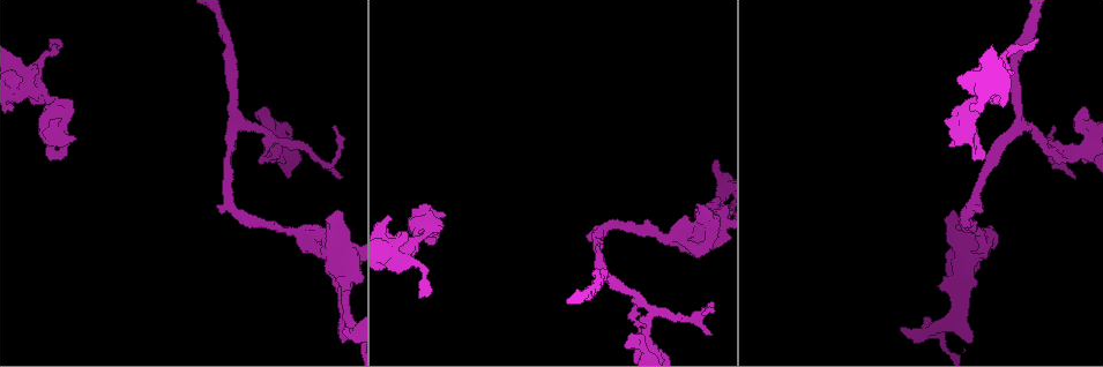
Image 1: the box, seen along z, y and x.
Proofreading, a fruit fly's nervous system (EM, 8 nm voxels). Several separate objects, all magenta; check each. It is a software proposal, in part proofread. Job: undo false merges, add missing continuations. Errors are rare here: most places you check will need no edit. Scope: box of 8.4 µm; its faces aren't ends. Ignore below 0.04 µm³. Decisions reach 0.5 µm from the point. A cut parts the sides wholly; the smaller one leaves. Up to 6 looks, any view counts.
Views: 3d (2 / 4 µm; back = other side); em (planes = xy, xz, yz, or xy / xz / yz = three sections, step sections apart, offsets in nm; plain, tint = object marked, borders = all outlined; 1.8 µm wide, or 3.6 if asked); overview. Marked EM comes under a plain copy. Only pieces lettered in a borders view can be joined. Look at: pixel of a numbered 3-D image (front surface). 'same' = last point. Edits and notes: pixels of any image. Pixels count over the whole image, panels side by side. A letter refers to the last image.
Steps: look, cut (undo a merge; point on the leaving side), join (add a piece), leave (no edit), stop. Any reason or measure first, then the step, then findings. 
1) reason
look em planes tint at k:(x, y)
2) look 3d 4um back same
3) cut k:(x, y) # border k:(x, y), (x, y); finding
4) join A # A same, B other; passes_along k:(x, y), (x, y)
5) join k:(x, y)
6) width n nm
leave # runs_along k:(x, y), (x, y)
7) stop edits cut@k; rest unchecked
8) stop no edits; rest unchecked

four-way junction
look em planes borders at 1:(1085, 149)

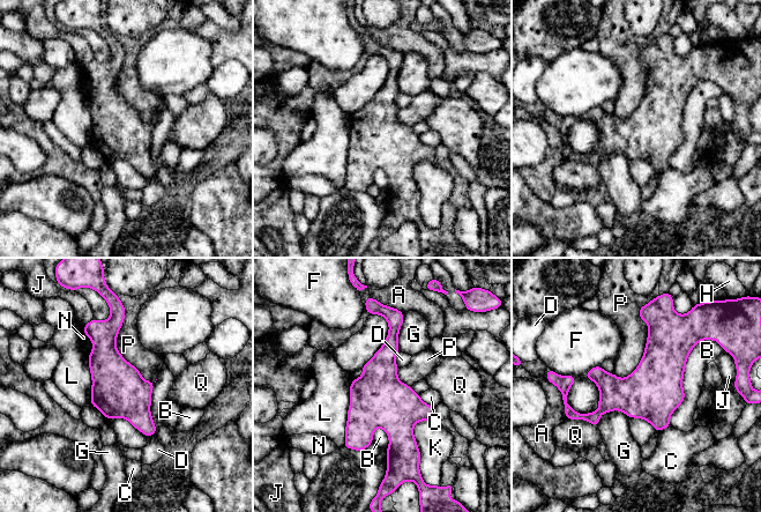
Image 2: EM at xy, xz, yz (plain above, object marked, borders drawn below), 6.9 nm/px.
longest_contact B 650 nm
leave # A other, B other, C other, D other, F other, G other, H other, J other, K other, L other, N other, P other, Q other; border 2:(124, 308), (116, 348), (154, 383); continuous, no second cell

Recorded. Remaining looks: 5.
abrupt turn
look 3d 2um at 1:(45, 109)

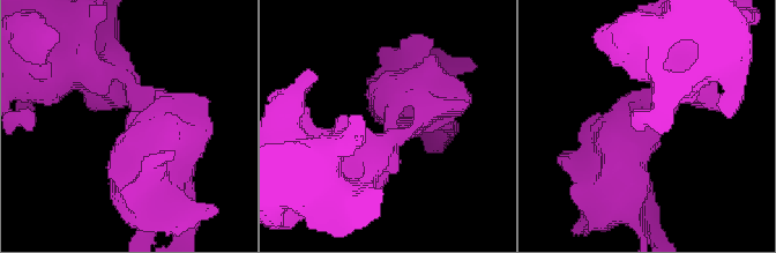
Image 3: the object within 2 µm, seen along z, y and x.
look em xz step 16 borders at 3:(396, 131)

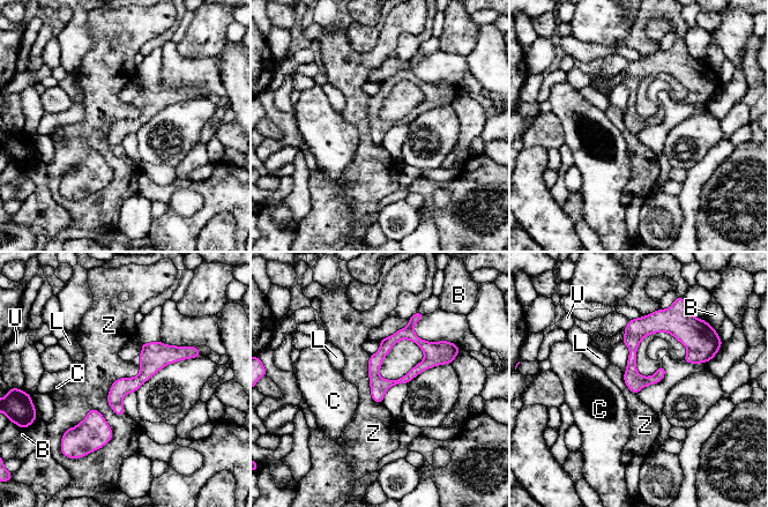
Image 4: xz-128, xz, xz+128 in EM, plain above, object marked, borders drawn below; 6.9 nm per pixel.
longest_contact Z 360 nm
leave # B other, C other, L other, U other, Z other; border 4:(113, 431), (89, 409), (62, 433); continuous, no second cell

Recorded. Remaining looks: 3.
thick turns thin
look 3d 2um back at 1:(958, 301)

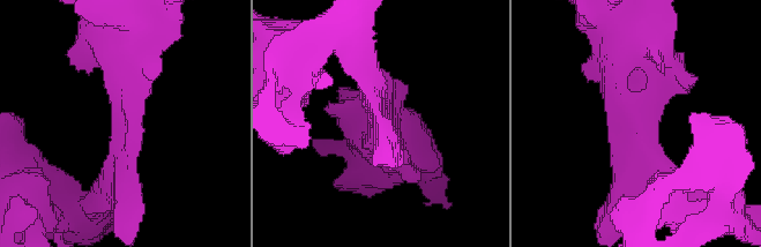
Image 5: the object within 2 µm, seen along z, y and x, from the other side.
look em 3.6um xy step 16 tint at 5:(636, 121)

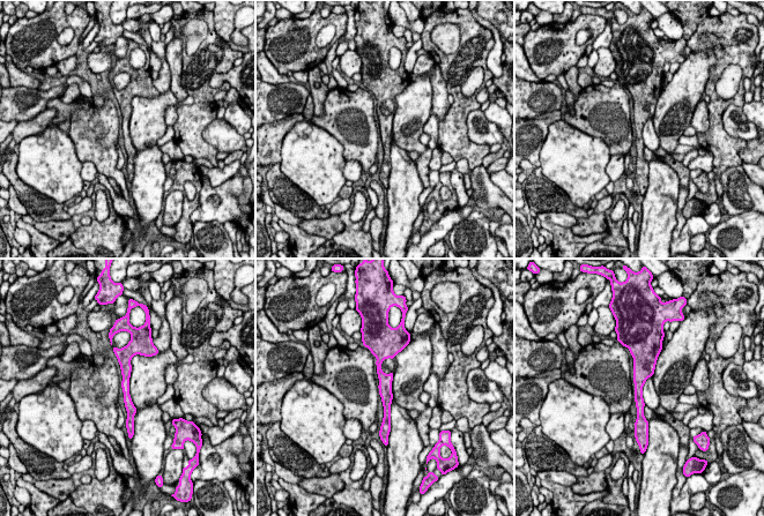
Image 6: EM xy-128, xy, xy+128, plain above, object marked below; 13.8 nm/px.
cut it another way
look em 3.6um planes borders same

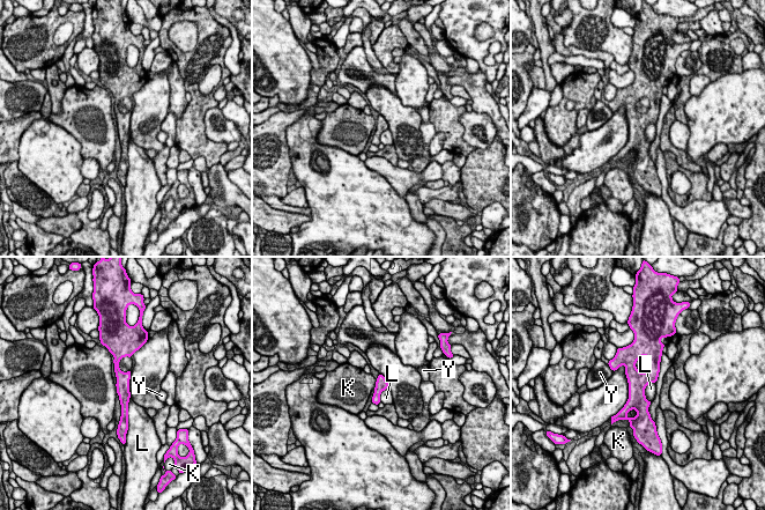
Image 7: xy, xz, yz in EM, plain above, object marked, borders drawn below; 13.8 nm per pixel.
longest_contact L 420 nm
leave # K other, L other, Y other; runs_along 7:(121, 353), (117, 370), (124, 420); continuous, no second cell

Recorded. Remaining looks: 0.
stop no edits; rest unchecked

